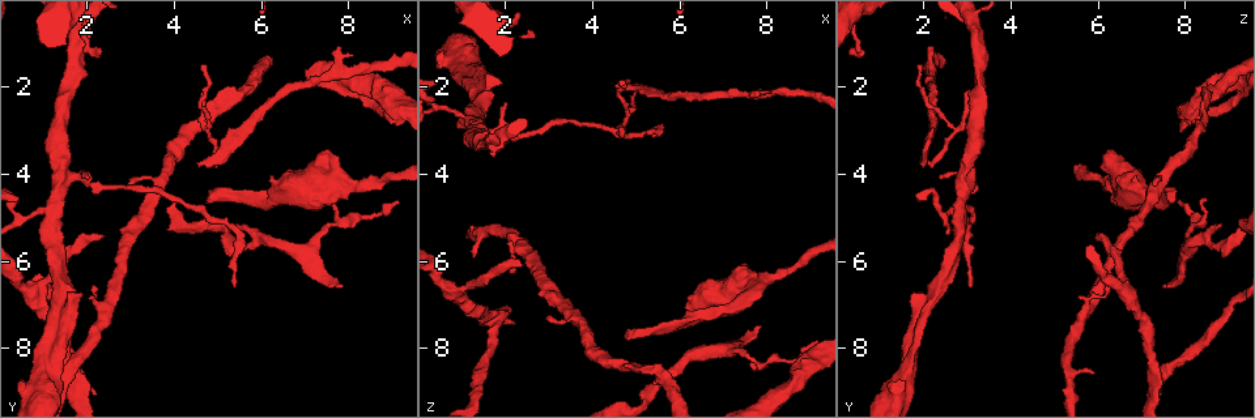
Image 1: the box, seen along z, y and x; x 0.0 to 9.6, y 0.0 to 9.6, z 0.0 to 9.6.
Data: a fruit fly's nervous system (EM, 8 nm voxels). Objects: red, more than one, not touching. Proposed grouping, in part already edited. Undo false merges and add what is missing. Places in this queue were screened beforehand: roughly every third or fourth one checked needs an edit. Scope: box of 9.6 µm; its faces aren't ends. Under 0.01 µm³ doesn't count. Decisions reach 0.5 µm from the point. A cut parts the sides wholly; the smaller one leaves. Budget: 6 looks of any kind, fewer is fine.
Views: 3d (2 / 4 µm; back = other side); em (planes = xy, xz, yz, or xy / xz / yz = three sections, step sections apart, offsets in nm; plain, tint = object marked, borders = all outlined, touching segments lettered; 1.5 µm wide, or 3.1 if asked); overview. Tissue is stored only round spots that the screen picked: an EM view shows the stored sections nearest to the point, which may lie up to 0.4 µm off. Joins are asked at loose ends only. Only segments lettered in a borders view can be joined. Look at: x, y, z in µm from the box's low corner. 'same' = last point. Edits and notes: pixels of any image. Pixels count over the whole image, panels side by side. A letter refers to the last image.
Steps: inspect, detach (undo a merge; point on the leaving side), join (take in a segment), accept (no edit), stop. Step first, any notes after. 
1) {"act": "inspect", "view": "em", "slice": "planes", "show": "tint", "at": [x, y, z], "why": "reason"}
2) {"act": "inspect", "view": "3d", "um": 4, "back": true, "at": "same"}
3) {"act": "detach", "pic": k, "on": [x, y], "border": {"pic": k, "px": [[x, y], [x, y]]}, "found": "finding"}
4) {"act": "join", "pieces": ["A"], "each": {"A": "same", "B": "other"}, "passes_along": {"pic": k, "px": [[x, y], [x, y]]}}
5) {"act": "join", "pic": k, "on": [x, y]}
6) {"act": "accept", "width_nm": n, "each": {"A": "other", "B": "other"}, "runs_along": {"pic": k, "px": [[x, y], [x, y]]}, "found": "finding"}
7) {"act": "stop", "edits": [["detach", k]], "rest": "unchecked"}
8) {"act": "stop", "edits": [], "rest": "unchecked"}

{"act": "inspect", "view": "em", "slice": "xy", "step": 8, "show": "tint", "at": [1.70, 8.65, 7.35], "why": "side arm on a straight run"}

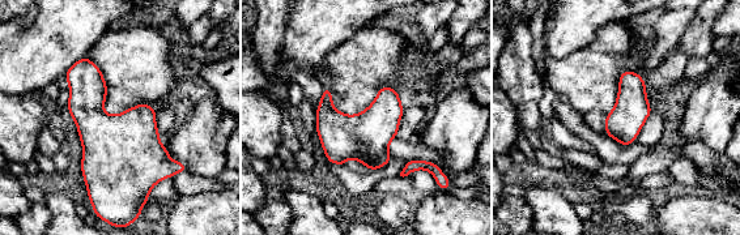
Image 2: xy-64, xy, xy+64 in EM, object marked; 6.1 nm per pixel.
{"act": "inspect", "view": "em", "slice": "planes", "show": "tint", "at": "same", "why": "cut it another way"}

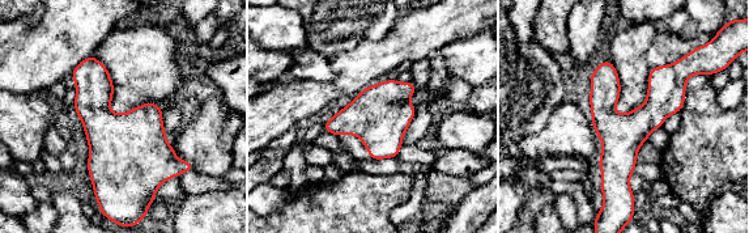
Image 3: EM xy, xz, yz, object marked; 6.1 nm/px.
{"act": "inspect", "view": "em", "slice": "planes", "show": "borders", "at": "same", "why": "what lies round it"}

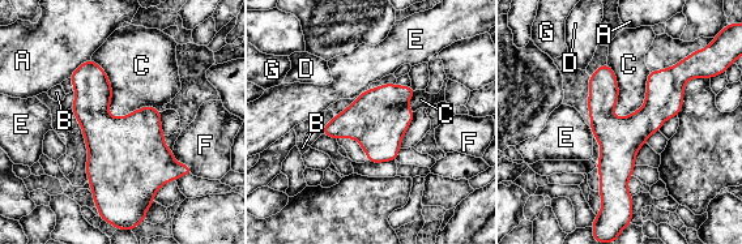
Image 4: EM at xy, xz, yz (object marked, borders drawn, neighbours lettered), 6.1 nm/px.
{"act": "accept", "width_nm": 260, "each": {"A": "other", "B": "other", "C": "other", "D": "other", "E": "other", "F": "other", "G": "other"}, "runs_along": {"pic": 4, "px": [[678, 67], [618, 148], [615, 198]]}, "found": "continuous, no second neuron"}

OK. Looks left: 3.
{"act": "inspect", "view": "3d", "um": 2, "at": [7.80, 6.55, 7.45], "why": "branch stops here"}

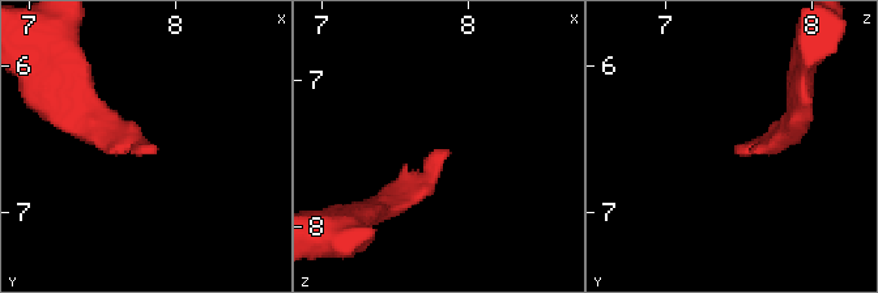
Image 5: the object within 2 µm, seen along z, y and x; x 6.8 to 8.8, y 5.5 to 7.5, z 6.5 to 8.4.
{"act": "inspect", "view": "em", "slice": "yz", "step": 8, "show": "tint", "at": [7.86, 6.60, 7.48]}

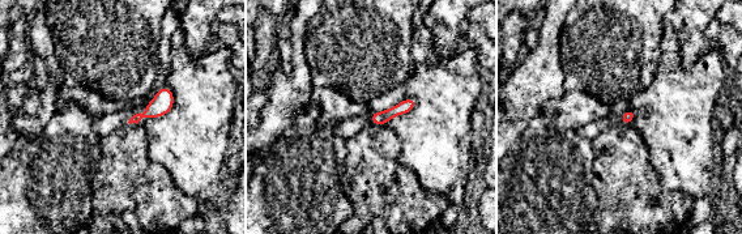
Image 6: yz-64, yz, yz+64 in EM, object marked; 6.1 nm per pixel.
{"act": "inspect", "view": "em", "slice": "xz", "step": 4, "show": "borders", "at": "same", "why": "another direction"}

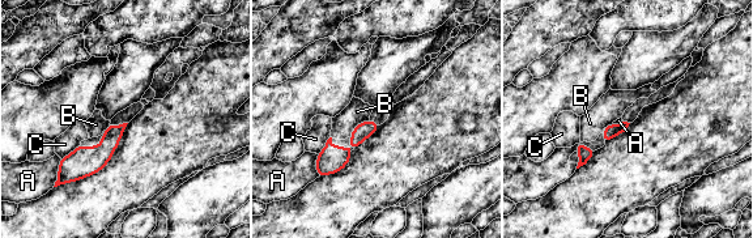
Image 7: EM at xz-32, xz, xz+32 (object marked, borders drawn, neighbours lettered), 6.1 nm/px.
{"act": "join", "pieces": ["B"], "longest_contact_nm": ["B", 170], "each": {"A": "other", "B": "same", "C": "other"}, "passes_along": {"pic": 7, "px": [[362, 131], [357, 126], [357, 111]]}, "found": "it goes on there"}

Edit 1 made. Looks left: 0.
{"act": "stop", "edits": [["join", 7]], "rest": "unchecked"}

